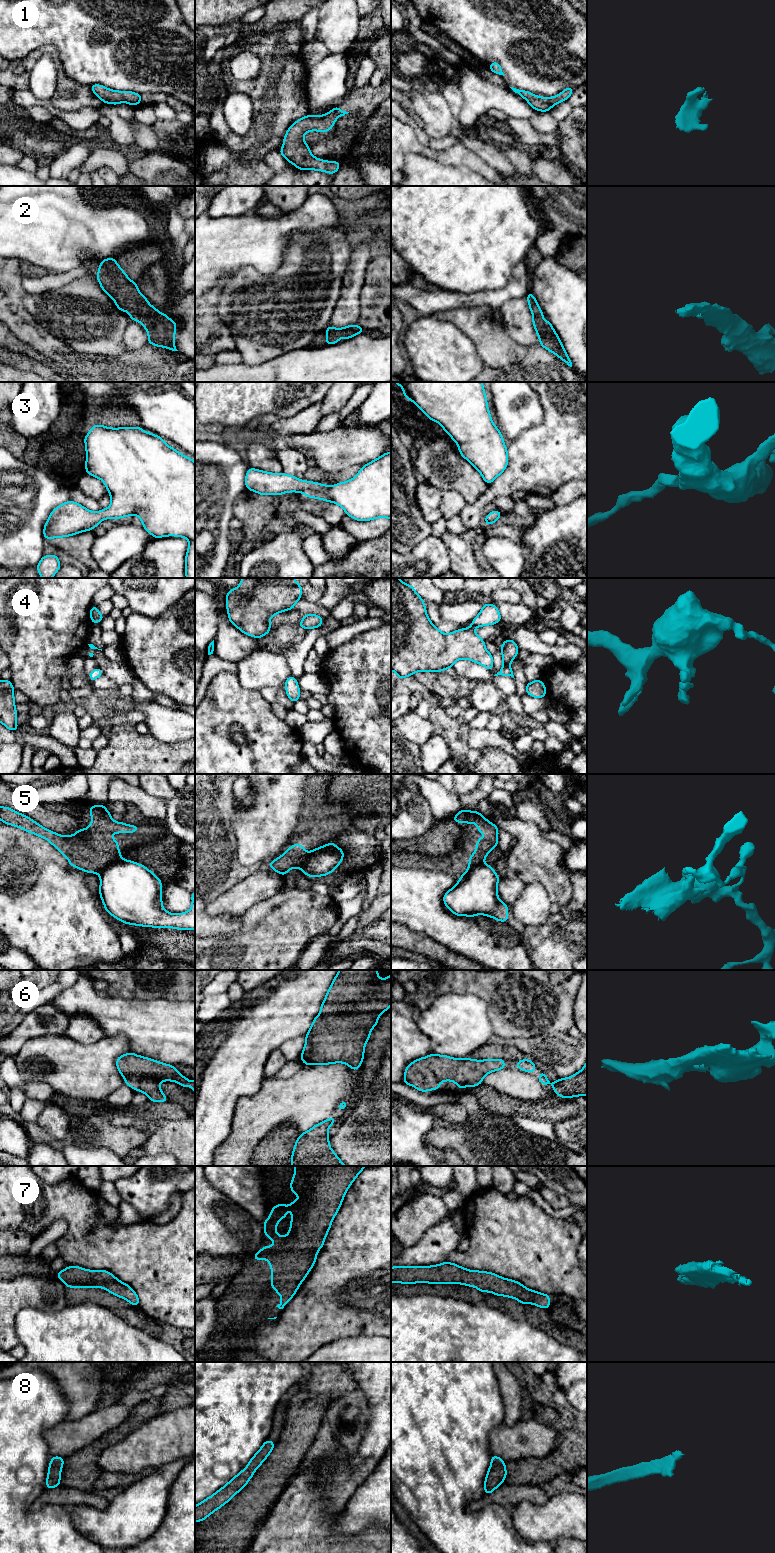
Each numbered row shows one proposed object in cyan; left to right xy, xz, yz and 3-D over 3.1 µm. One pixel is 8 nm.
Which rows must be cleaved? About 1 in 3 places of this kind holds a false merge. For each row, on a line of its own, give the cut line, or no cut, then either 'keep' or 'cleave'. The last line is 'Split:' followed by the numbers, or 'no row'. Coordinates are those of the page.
1: no cut | keep
2: no cut | keep
3: no cut | keep
4: no cut | keep
5: xy (122, 859), (110, 863), (99, 874) | cleave
6: no cut | keep
7: no cut | keep
8: no cut | keep
Split: 5

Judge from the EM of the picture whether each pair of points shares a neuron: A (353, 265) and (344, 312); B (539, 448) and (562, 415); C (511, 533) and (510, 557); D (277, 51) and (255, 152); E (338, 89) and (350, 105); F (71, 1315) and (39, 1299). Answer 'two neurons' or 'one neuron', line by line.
A: one neuron
B: one neuron
C: two neurons
D: one neuron
E: two neurons
F: two neurons

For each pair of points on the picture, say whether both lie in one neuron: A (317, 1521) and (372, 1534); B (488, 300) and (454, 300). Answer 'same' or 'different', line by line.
A: same
B: same

